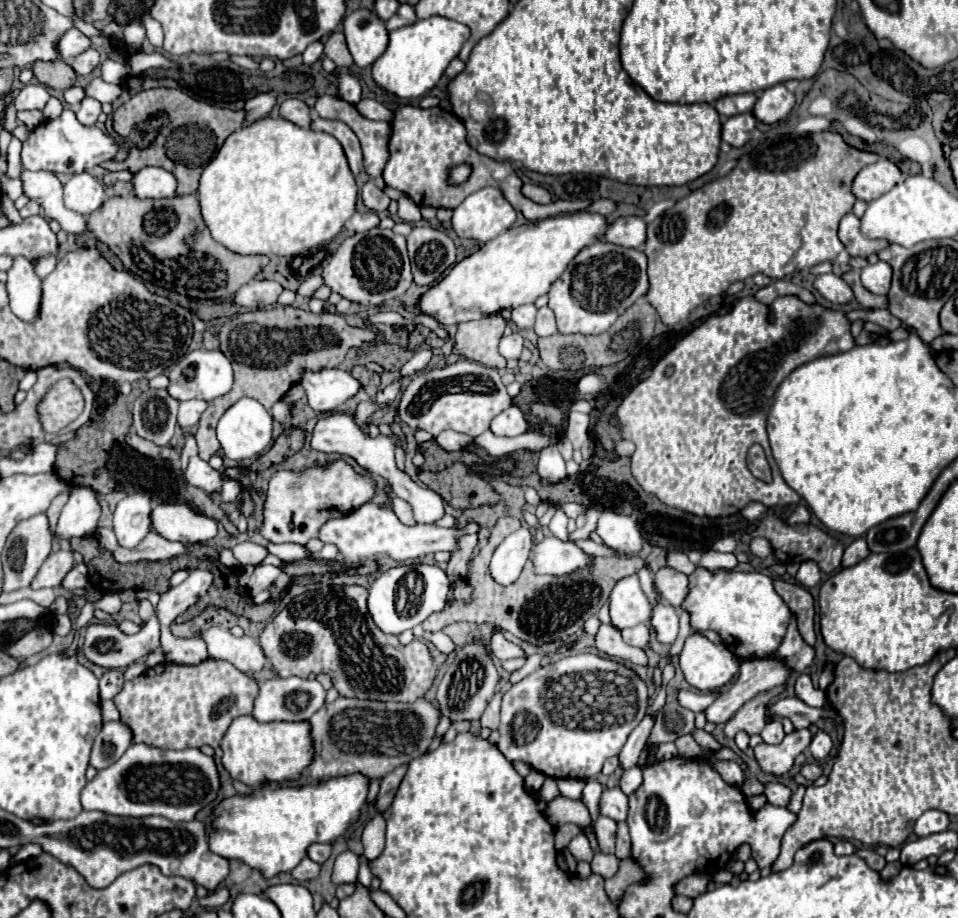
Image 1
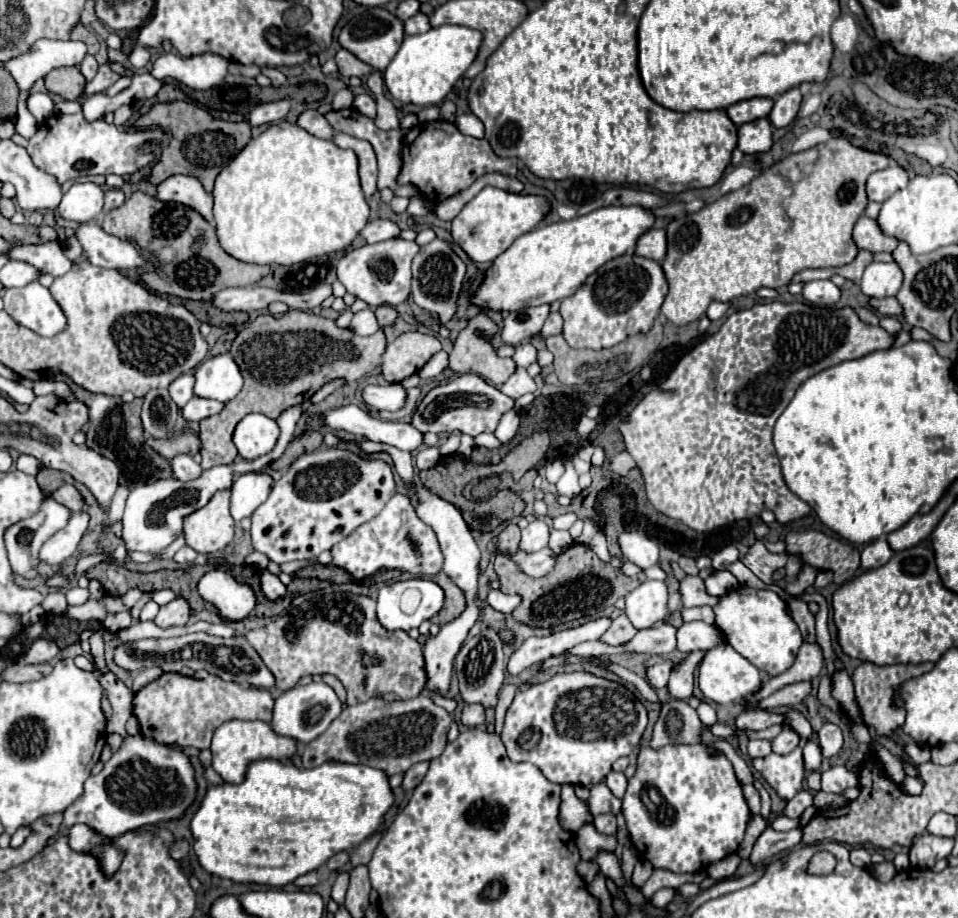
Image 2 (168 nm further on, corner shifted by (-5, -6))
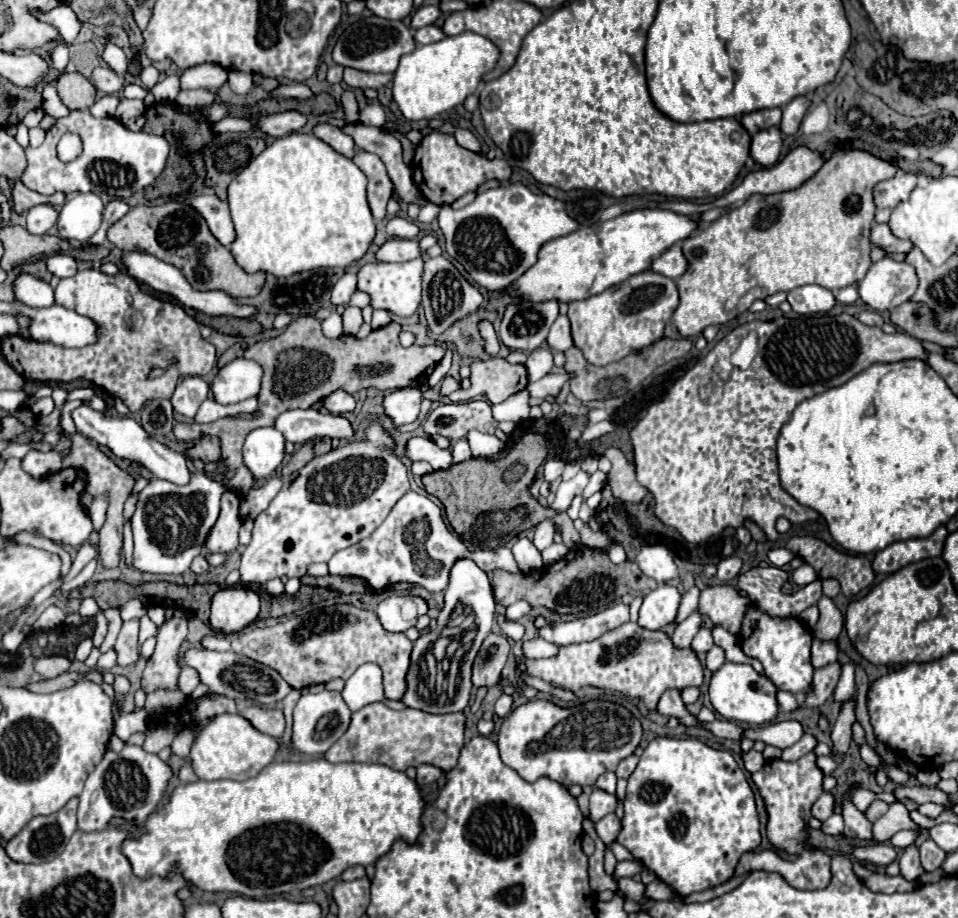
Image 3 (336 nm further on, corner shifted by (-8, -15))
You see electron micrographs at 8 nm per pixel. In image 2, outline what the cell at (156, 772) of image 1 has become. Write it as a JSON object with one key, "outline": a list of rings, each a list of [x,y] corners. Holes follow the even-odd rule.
{"outline":[[[125,732],[123,738],[125,742],[115,750],[111,760],[103,764],[103,770],[85,780],[81,798],[65,810],[63,830],[73,824],[85,824],[113,838],[143,824],[177,818],[195,800],[197,784],[189,758],[183,752],[175,752],[145,736],[129,736]]]}

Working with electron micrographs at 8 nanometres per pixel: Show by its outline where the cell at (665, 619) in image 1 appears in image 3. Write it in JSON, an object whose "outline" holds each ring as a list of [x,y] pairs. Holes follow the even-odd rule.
{"outline":[[[702,627],[702,629],[694,635],[694,639],[692,639],[692,643],[690,643],[690,649],[692,649],[694,653],[706,653],[712,645],[714,645],[714,641],[712,641],[710,629]]]}

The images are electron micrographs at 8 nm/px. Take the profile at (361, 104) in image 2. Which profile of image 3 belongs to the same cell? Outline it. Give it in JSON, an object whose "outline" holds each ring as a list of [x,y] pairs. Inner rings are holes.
{"outline":[[[368,103],[362,111],[360,111],[360,123],[364,125],[374,125],[374,127],[382,127],[386,121],[384,109],[378,103]]]}

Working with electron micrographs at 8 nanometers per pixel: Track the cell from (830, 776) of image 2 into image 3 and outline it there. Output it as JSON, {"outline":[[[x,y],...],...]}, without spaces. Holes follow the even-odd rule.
{"outline":[[[852,783],[848,787],[848,791],[842,795],[842,817],[844,817],[844,837],[846,839],[862,839],[862,841],[870,841],[872,839],[872,823],[866,819],[864,813],[860,813],[854,803],[852,803],[852,795],[858,791],[860,787],[856,783]]]}

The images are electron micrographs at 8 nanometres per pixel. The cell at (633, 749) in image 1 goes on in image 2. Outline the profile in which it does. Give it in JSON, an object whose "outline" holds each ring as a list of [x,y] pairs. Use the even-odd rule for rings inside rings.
{"outline":[[[695,650],[691,652],[681,664],[677,664],[671,672],[671,678],[669,678],[669,694],[673,698],[679,698],[679,700],[687,700],[691,694],[693,694],[693,676],[695,676],[695,670],[699,666],[699,662],[703,660],[705,652],[703,650]]]}

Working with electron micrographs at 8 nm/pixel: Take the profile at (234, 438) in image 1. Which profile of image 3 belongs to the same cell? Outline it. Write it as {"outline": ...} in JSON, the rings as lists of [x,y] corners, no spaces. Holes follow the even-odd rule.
{"outline":[[[258,427],[244,441],[244,463],[254,477],[268,477],[284,459],[284,435],[276,427]]]}

